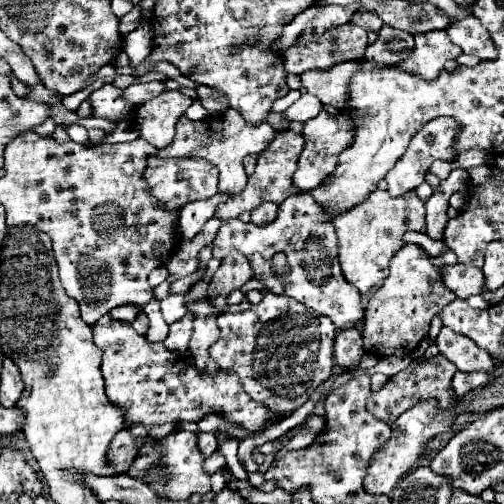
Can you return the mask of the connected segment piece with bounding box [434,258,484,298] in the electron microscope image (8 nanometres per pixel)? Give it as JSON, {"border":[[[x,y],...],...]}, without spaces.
{"border":[[[434,258],[434,264],[440,268],[446,286],[458,298],[468,298],[472,294],[480,294],[480,288],[482,288],[482,282],[484,282],[482,270],[472,268],[472,266],[462,266],[462,264],[446,266],[440,258]]]}

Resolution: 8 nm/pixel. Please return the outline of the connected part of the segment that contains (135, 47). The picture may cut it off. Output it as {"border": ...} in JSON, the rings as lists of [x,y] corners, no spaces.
{"border":[[[142,21],[134,31],[124,38],[124,51],[133,67],[137,67],[146,59],[153,45],[153,35],[145,24]]]}

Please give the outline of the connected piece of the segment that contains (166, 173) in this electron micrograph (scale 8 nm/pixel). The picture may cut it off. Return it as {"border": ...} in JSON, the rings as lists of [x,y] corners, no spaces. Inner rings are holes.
{"border":[[[154,158],[152,166],[146,168],[146,182],[158,202],[166,204],[168,208],[182,208],[192,200],[212,198],[218,192],[218,168],[210,166],[204,158]]]}

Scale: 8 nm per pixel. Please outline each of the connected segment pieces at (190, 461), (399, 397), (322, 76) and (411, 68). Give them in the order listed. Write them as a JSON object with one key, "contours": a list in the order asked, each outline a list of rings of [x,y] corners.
{"contours":[[[[174,430],[164,440],[166,440],[166,458],[162,458],[162,464],[166,464],[168,468],[167,475],[145,478],[145,482],[151,485],[155,492],[164,490],[164,496],[170,500],[186,500],[192,494],[206,494],[211,491],[211,475],[204,472],[205,457],[199,449],[197,435],[186,430]]],[[[436,354],[422,362],[414,360],[414,362],[410,362],[410,366],[406,370],[390,376],[390,380],[380,390],[370,392],[370,396],[366,400],[366,410],[370,414],[374,414],[378,420],[392,424],[394,418],[398,418],[398,414],[402,414],[402,410],[408,410],[418,400],[438,398],[440,406],[450,406],[456,402],[456,394],[452,392],[452,386],[450,386],[454,372],[456,372],[454,364],[450,364],[450,360],[446,360],[444,354]]],[[[360,60],[340,62],[330,70],[308,70],[302,74],[302,86],[314,94],[324,106],[334,106],[338,110],[350,104],[348,82],[352,74],[360,70]]],[[[432,30],[426,34],[414,36],[416,46],[410,52],[410,58],[396,64],[398,70],[414,74],[418,78],[424,78],[426,82],[432,82],[438,78],[438,74],[444,68],[444,62],[450,58],[458,58],[462,50],[446,38],[444,30]]]]}

